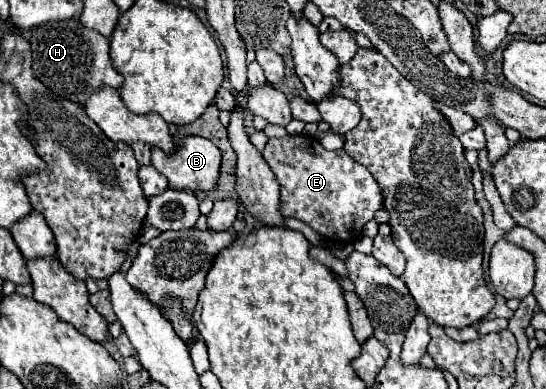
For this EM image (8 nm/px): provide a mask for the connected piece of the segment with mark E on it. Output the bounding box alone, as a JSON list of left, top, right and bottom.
[264,138,382,242]

